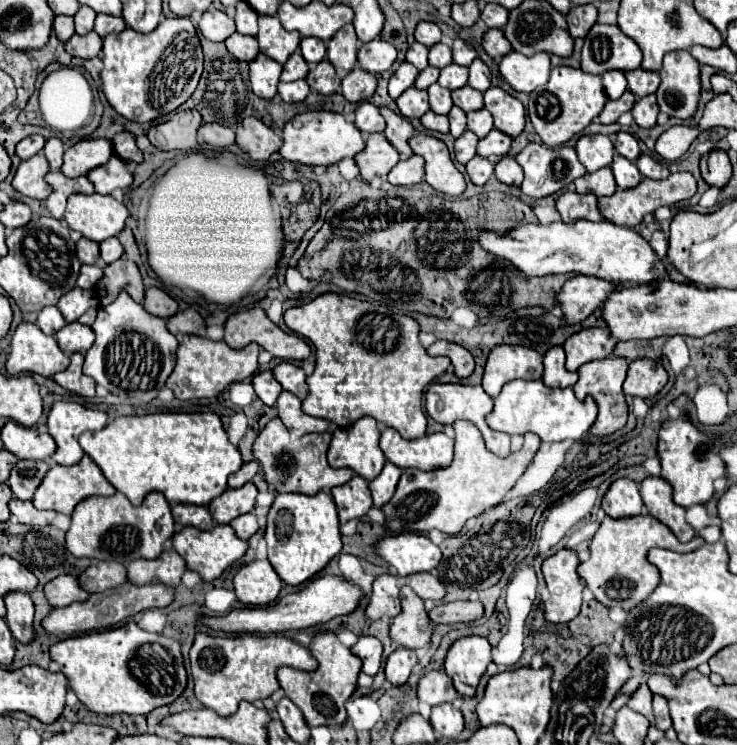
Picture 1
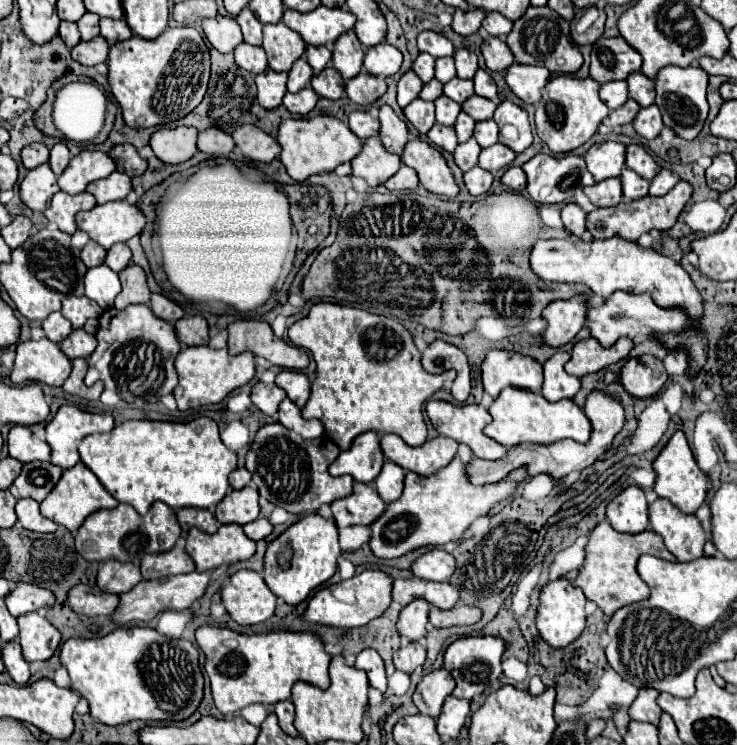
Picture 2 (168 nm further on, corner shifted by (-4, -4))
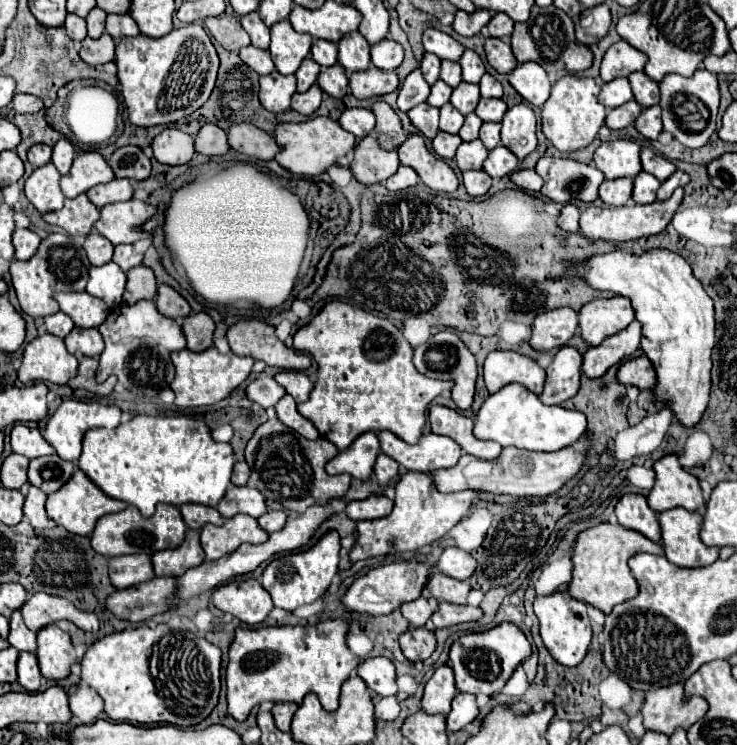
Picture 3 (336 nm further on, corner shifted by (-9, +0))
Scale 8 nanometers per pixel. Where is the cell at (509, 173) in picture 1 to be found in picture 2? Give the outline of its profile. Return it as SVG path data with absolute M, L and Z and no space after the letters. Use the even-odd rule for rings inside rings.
M508 168L502 176L502 184L508 186L510 190L516 190L516 192L522 192L526 190L526 174L522 168Z

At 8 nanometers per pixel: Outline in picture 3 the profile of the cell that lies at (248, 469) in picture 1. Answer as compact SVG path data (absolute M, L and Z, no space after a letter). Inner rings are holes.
M237 462L237 464L235 464L235 468L233 468L231 482L233 482L235 486L245 486L245 484L247 484L247 480L249 480L249 474L251 474L251 470L249 470L247 462Z

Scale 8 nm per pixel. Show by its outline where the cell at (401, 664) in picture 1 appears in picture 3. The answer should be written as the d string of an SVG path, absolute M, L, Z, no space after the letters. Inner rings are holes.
M409 628L401 636L401 650L407 660L411 662L423 662L427 660L435 650L435 636L427 628Z

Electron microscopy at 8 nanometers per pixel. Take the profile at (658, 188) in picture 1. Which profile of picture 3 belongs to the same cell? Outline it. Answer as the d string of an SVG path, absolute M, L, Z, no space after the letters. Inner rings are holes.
M677 188L669 200L655 200L655 202L645 204L645 206L639 206L639 204L635 204L635 206L619 206L619 208L589 206L581 214L581 230L585 232L585 236L589 240L601 238L601 240L615 240L615 242L625 242L625 240L633 240L633 238L641 238L641 236L659 234L671 222L671 218L677 212L681 200L683 200L683 188Z

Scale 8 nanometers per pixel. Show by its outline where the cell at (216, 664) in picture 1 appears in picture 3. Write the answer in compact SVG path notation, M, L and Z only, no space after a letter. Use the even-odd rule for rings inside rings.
M327 620L315 626L263 626L263 628L237 628L229 644L229 662L225 670L227 682L227 702L229 714L235 720L245 720L253 706L271 700L271 702L297 702L301 704L307 692L315 692L321 698L325 710L335 710L339 706L339 690L345 678L351 676L353 668L359 664L359 658L349 652L345 644L347 622Z

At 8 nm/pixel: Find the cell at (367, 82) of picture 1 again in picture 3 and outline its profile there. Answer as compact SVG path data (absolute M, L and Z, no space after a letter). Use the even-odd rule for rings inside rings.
M375 66L363 70L363 72L353 72L349 76L349 86L355 98L371 98L371 96L383 96L393 90L397 90L399 80L395 72L385 72Z

